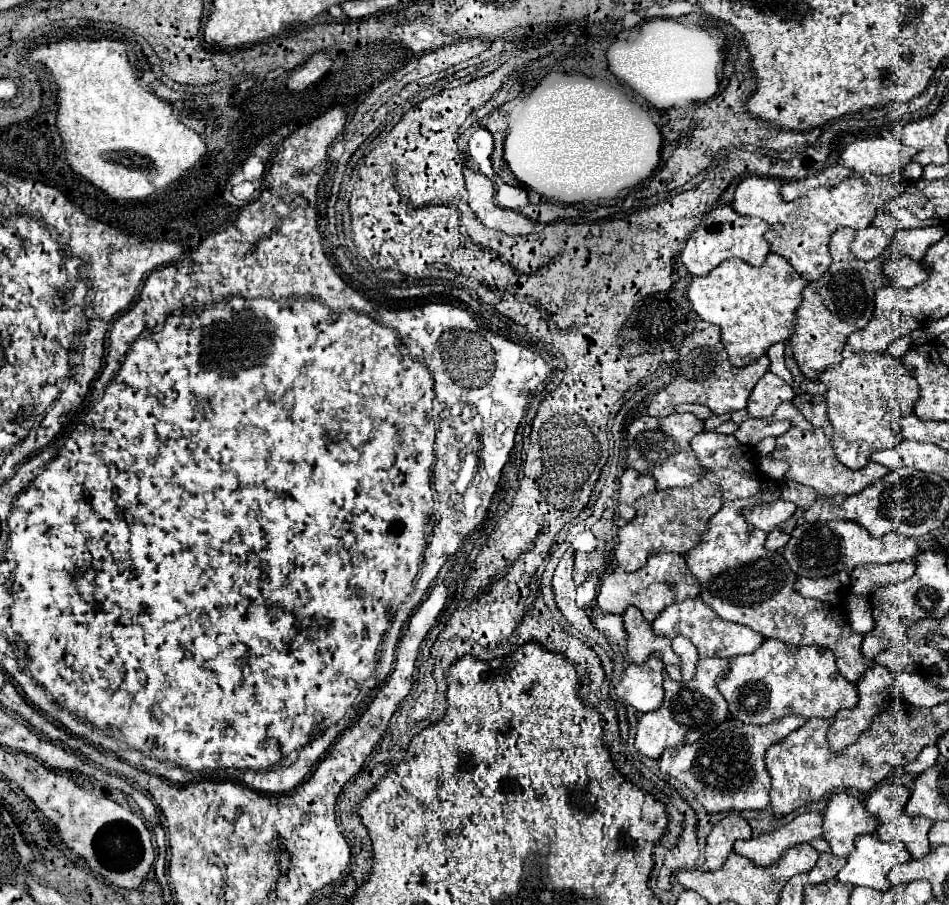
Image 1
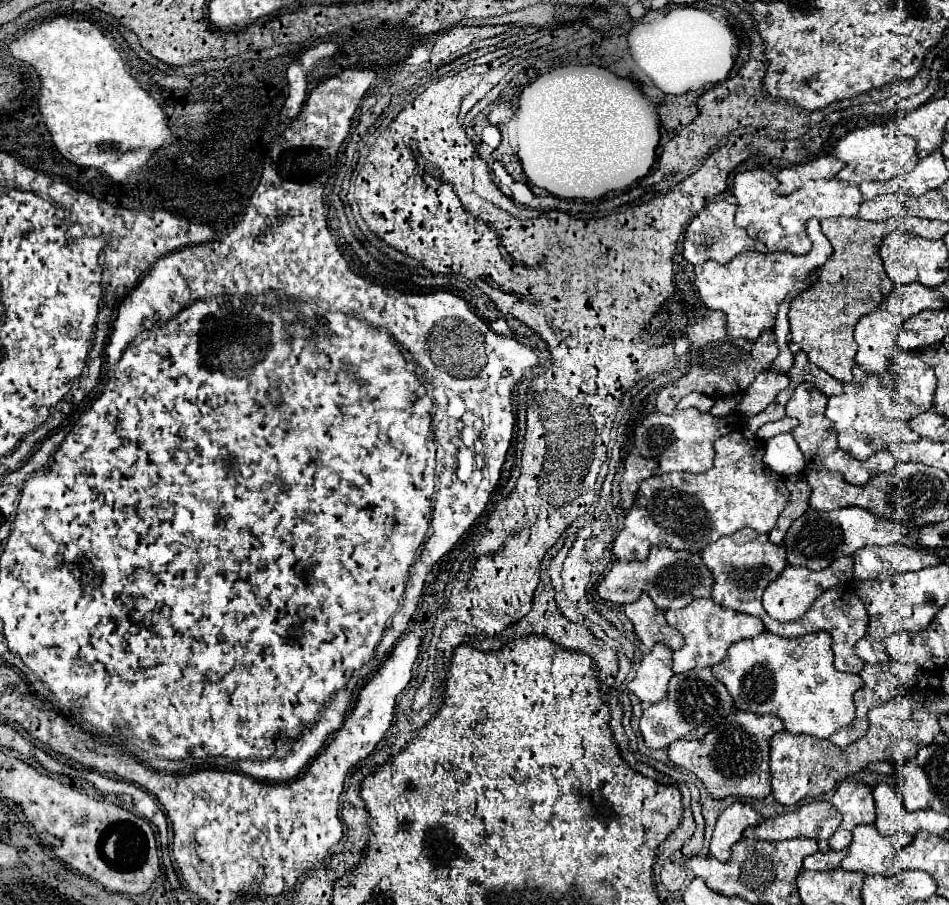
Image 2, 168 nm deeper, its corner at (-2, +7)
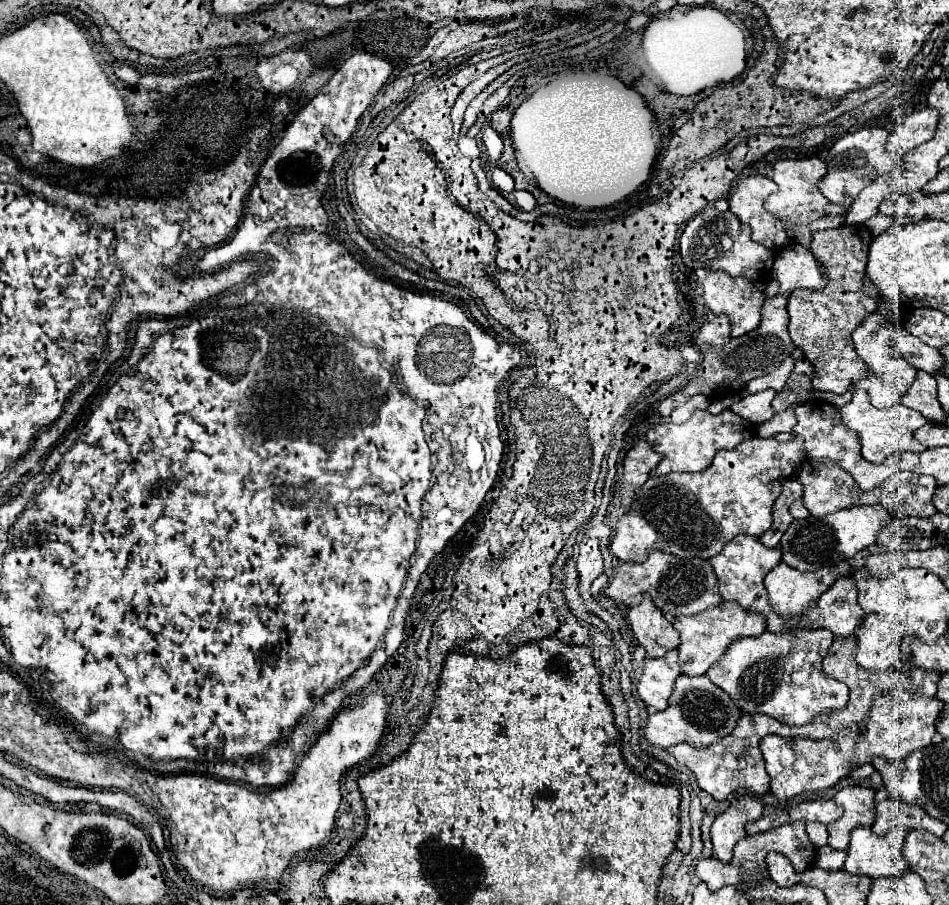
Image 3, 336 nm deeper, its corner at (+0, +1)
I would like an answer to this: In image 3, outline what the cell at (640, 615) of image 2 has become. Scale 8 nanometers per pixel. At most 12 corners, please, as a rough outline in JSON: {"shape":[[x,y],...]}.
{"shape":[[649,595],[629,611],[647,657],[679,645],[679,633]]}

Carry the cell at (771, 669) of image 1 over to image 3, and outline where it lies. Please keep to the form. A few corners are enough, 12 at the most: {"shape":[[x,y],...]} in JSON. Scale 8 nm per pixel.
{"shape":[[827,629],[731,643],[705,675],[743,713],[805,725],[843,709]]}

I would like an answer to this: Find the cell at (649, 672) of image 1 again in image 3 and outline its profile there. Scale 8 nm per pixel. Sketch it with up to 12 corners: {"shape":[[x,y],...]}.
{"shape":[[677,649],[647,659],[639,681],[645,705],[667,709],[681,675]]}

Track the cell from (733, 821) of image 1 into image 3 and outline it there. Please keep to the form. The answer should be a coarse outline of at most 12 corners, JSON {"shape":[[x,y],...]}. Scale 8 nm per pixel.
{"shape":[[757,797],[735,799],[711,825],[715,857],[731,861],[745,823],[757,821]]}

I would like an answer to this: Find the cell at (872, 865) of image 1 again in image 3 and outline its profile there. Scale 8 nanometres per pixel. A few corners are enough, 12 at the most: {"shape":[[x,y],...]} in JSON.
{"shape":[[855,827],[843,869],[895,877],[907,869],[905,827]]}

